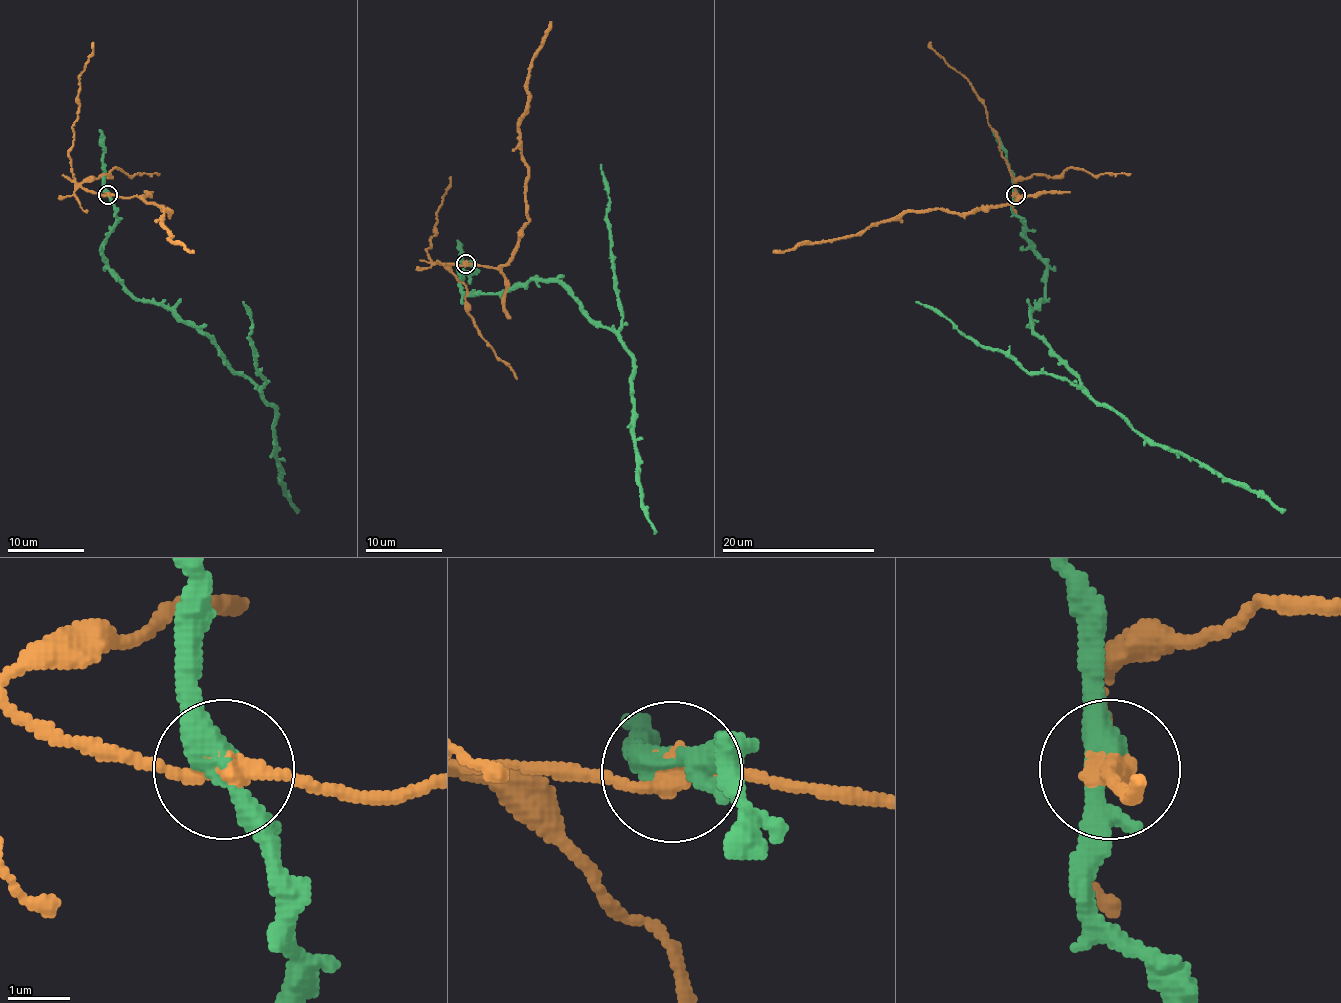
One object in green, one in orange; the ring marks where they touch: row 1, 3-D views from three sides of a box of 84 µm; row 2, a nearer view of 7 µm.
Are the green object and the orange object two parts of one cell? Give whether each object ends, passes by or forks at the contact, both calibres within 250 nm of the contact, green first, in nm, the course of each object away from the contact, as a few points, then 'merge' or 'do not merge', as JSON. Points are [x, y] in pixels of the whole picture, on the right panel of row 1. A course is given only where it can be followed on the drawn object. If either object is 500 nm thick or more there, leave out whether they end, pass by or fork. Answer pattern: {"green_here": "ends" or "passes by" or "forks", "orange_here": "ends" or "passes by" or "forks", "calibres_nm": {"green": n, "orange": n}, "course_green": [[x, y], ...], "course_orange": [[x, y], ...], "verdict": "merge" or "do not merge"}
{"green_here": "passes by", "orange_here": "passes by", "calibres_nm": {"green": 400, "orange": 300}, "course_green": [[1015, 195], [1013, 212], [1045, 269], [1032, 329], [1097, 401], [1141, 434], [1285, 511]], "course_orange": [[1015, 195], [1018, 199], [1007, 204], [973, 212], [907, 210], [848, 237], [773, 252]], "verdict": "do not merge"}

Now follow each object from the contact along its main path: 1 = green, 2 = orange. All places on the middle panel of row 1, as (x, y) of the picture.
1: (466, 263), (473, 269), (460, 278), (466, 294), (558, 280), (625, 345), (632, 363), (636, 472), (655, 533)
2: (466, 263), (502, 267), (529, 221), (519, 120), (527, 110), (531, 58), (552, 22)

